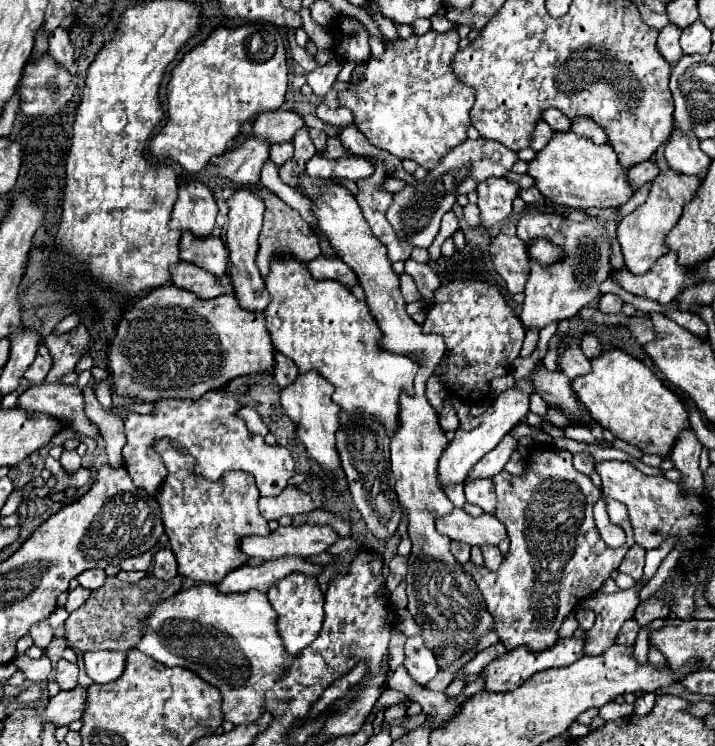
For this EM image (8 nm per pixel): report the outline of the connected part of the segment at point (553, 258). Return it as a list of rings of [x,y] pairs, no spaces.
[[[538,238],[536,242],[530,242],[528,256],[530,256],[530,260],[534,260],[542,266],[550,266],[550,264],[556,264],[556,262],[566,258],[566,254],[560,246],[552,244],[550,240],[544,240],[544,238]]]

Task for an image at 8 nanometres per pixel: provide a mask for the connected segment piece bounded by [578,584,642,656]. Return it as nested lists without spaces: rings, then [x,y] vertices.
[[[634,584],[628,590],[618,590],[614,594],[604,594],[604,592],[594,592],[588,598],[584,598],[578,608],[582,610],[594,610],[596,622],[592,630],[588,630],[588,644],[586,644],[586,654],[596,656],[608,650],[608,646],[614,644],[616,634],[620,632],[622,624],[630,618],[634,618],[636,608],[642,604],[638,592],[640,584]]]

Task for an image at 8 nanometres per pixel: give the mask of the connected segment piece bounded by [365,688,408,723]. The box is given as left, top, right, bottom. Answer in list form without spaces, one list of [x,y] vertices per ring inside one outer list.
[[[390,688],[386,689],[382,693],[381,697],[377,700],[365,723],[372,722],[372,720],[374,720],[376,717],[376,714],[380,711],[381,707],[388,708],[397,705],[407,698],[407,695],[405,695],[403,692],[392,690]]]

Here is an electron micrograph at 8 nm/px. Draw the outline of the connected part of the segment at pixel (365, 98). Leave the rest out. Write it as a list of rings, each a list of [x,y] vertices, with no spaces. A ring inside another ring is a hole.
[[[456,28],[438,34],[426,32],[406,40],[384,40],[384,54],[370,56],[366,70],[348,90],[338,92],[338,104],[352,110],[354,124],[370,144],[388,150],[400,160],[414,160],[430,170],[450,148],[462,144],[470,128],[470,108],[474,94],[460,86],[450,70],[452,54],[458,50]]]

